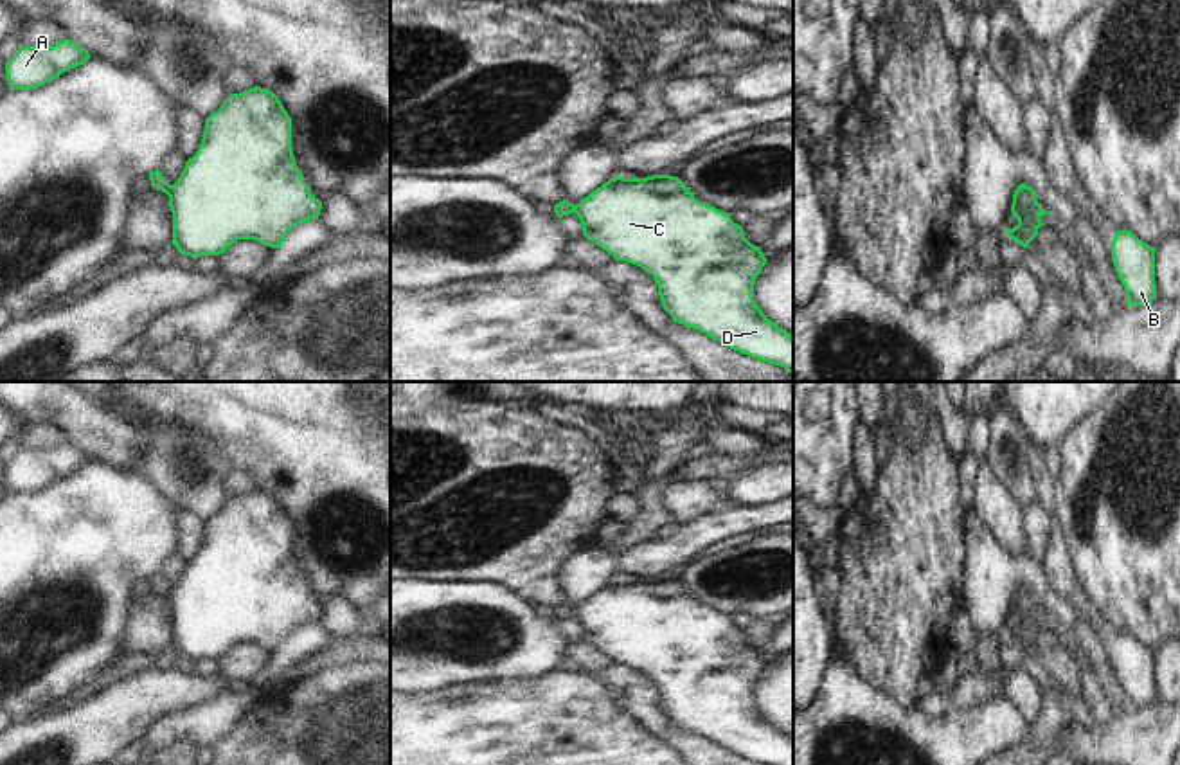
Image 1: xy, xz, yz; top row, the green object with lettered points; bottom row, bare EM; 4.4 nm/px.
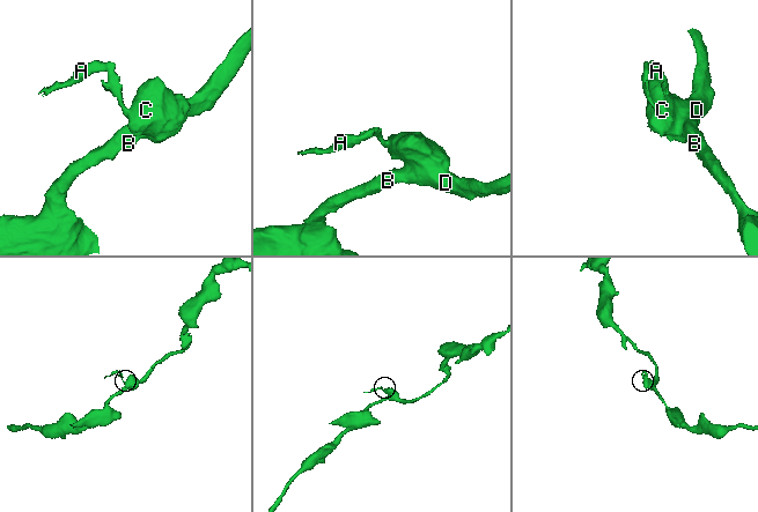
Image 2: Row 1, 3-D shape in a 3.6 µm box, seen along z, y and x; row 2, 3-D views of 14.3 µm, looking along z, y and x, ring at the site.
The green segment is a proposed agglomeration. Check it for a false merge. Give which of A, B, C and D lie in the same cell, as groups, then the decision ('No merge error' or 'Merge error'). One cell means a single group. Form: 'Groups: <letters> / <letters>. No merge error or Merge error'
Groups: A / B C D. Merge error.

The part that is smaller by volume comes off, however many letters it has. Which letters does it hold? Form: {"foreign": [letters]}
{"foreign": ["A"]}

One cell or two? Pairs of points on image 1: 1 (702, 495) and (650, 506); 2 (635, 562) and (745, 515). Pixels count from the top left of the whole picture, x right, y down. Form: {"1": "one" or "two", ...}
{"1": "two", "2": "one"}

